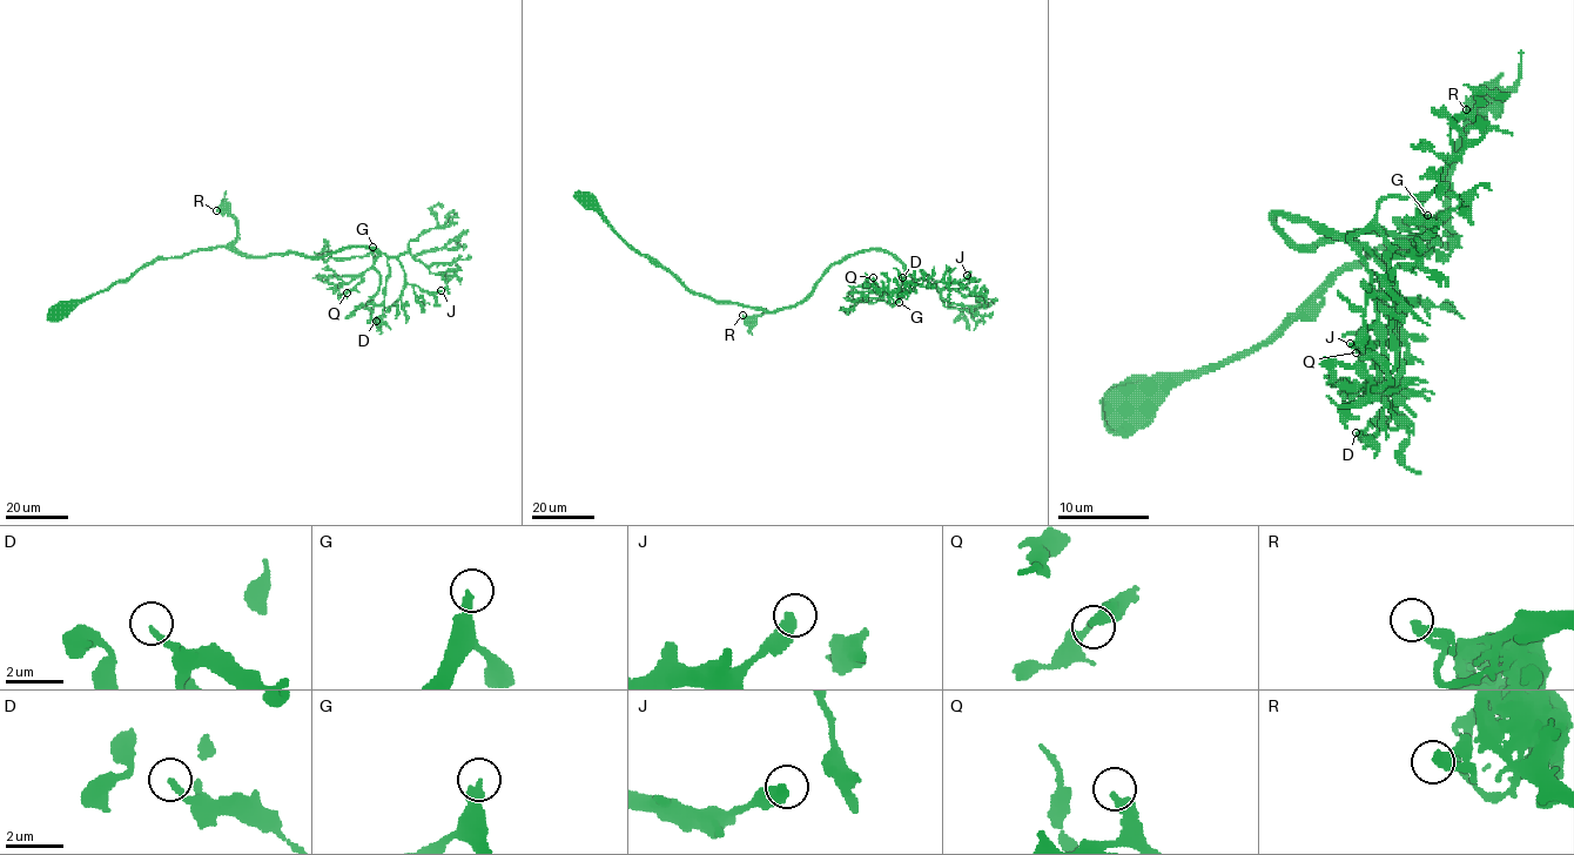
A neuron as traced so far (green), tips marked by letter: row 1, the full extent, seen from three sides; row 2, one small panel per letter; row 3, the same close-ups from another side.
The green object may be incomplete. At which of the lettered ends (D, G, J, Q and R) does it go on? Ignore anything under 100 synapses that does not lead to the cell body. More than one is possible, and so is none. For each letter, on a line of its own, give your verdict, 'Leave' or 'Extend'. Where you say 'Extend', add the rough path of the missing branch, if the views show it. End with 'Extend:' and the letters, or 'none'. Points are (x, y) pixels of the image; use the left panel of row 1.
D: Leave
G: Extend. Course of what is missing: (372, 247), (396, 222), (404, 222), (415, 206), (419, 204), (421, 213)
J: Leave
Q: Leave
R: Leave
Extend: G

